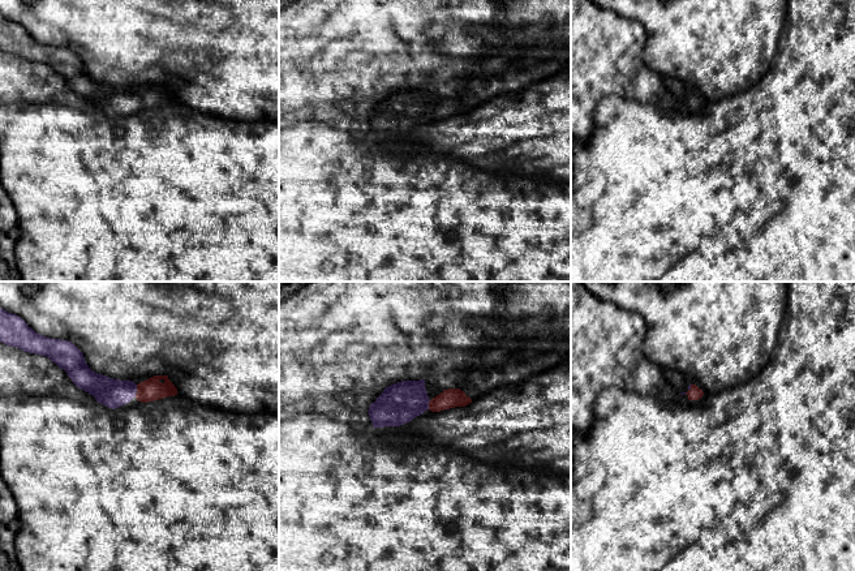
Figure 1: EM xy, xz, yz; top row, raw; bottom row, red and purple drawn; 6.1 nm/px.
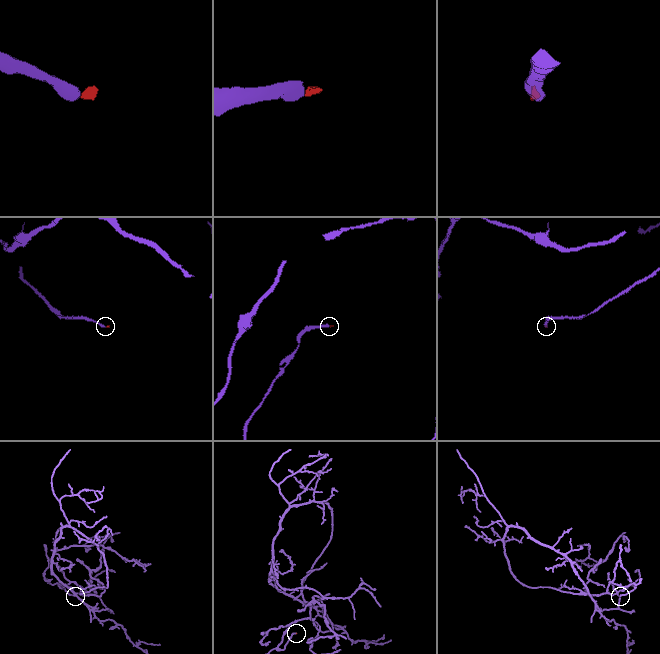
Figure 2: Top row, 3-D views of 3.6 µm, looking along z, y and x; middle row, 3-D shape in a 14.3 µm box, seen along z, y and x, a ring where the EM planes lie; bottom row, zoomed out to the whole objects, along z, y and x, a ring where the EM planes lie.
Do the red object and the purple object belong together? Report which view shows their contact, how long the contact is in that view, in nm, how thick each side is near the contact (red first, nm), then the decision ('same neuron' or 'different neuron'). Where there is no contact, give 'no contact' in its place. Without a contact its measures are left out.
meets red in xy; contact 80 nm long; 140 nm thick on the red side, 180 nm on the other; same neuron

